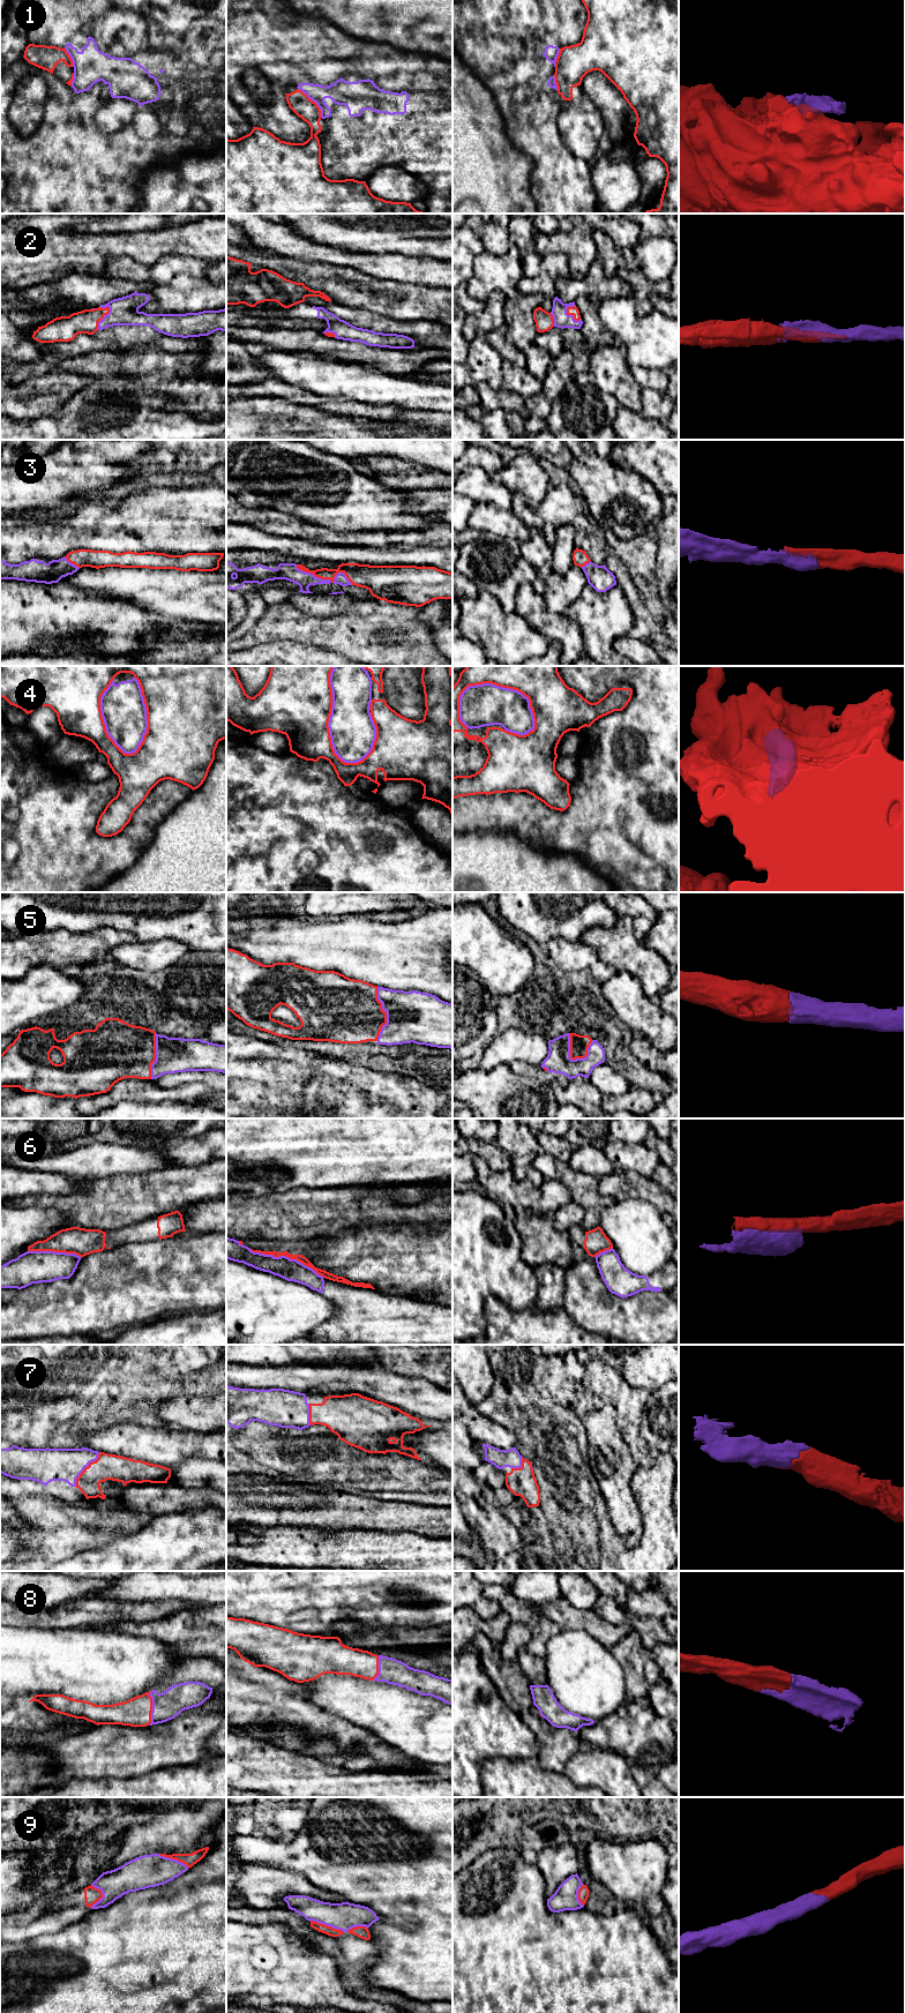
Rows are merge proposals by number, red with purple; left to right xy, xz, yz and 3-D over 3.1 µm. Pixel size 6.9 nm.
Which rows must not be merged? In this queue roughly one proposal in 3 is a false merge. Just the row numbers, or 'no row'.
1, 4, 6

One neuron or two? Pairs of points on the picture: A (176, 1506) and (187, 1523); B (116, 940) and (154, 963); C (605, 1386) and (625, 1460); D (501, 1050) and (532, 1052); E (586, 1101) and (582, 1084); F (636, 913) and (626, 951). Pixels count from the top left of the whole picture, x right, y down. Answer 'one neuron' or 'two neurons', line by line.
A: two neurons
B: two neurons
C: two neurons
D: one neuron
E: one neuron
F: two neurons

